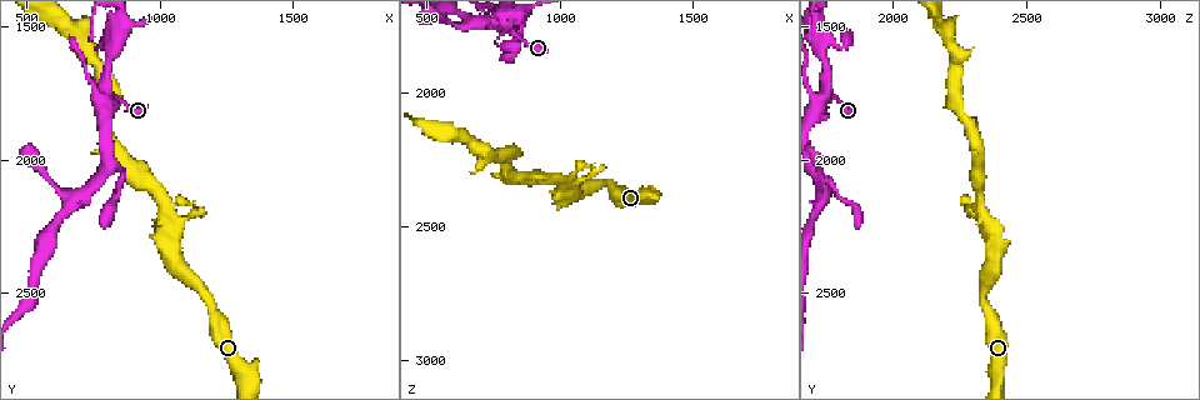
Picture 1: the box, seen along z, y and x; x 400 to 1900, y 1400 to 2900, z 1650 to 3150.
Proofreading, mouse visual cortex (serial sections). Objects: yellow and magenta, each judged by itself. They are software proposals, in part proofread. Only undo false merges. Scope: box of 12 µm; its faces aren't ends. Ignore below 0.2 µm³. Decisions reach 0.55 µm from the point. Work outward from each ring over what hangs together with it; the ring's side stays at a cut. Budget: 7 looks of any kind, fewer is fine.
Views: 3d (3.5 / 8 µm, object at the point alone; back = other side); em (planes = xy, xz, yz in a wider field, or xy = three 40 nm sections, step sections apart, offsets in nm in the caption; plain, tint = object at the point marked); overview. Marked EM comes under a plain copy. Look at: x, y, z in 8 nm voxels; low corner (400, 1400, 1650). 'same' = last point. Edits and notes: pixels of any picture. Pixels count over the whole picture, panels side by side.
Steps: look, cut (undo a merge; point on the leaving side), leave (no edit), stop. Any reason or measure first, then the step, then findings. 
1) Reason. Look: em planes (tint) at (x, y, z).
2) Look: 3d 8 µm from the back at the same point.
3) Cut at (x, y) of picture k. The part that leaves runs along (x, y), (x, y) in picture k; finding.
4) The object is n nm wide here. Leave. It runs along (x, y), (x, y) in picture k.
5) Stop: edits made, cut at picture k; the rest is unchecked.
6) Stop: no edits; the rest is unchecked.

Narrows sharply. Look: 3d 3.5 µm at (1170, 2500, 2330).

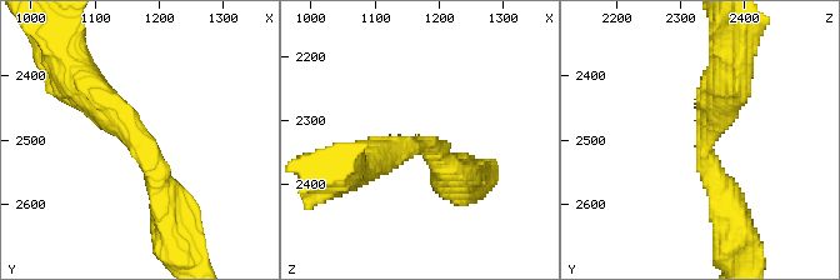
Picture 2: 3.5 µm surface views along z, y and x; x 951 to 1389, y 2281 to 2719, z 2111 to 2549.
The arms are 400, 400 nm wide; shape alone is not enough. Look: em xy step 2 (tint) at (1170, 2510, 2335).

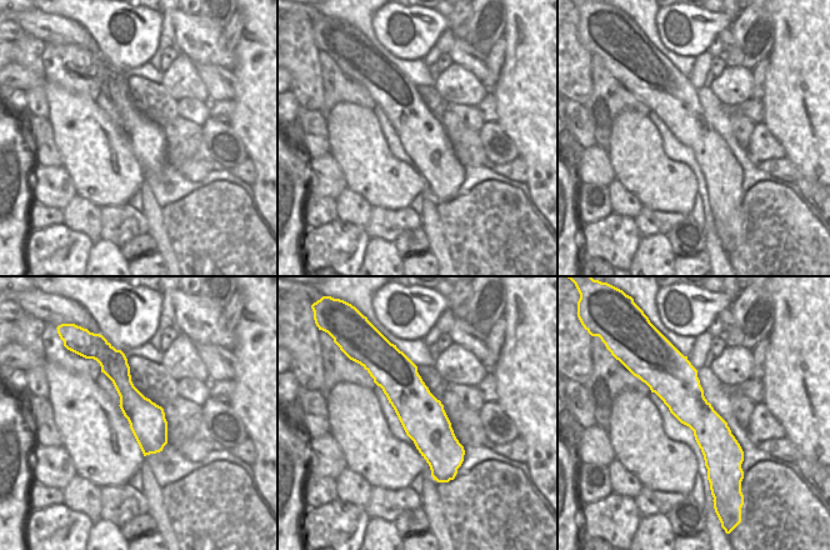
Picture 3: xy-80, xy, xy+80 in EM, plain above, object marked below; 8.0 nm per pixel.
Look: em xy step 5 (tint) at the same point.

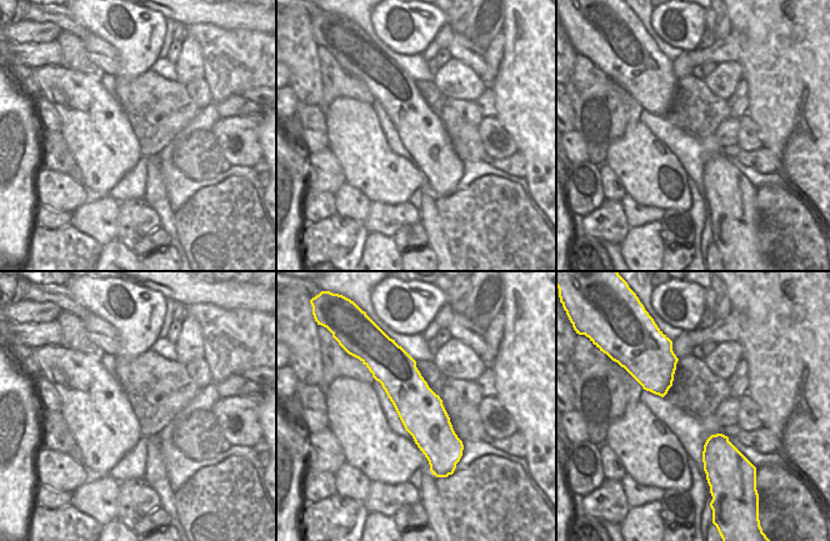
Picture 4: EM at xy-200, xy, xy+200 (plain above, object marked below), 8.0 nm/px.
The object is 360 nm wide here. Leave. It runs along (168, 213), (129, 121), (86, 83) in picture 2; continuous, no second cell.

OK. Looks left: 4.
Look: 3d 3.5 µm at (790, 1750, 1760).

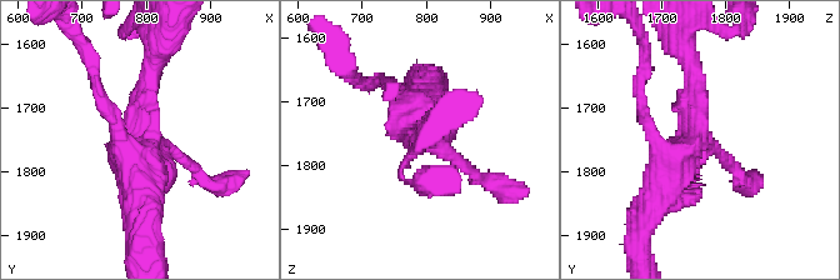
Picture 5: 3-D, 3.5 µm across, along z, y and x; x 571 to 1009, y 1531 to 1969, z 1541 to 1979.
Shape alone is not enough. Look: em xy step 5 (tint) at (800, 1745, 1760).

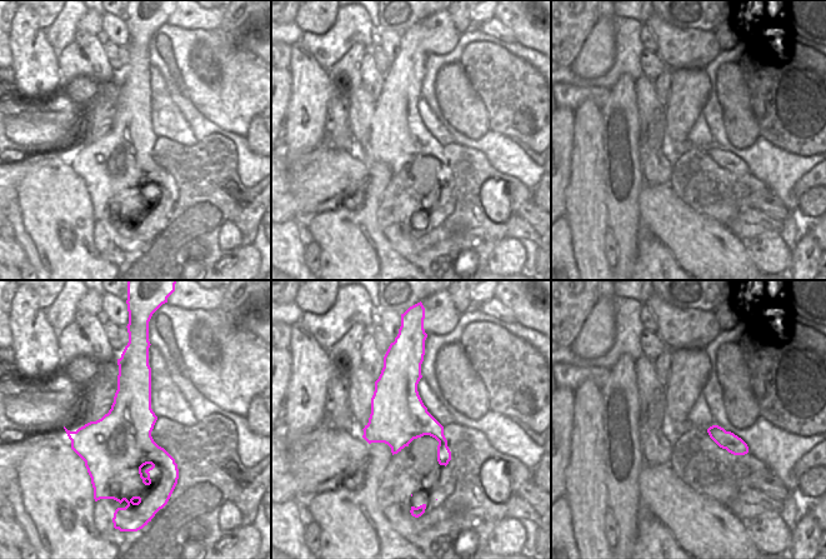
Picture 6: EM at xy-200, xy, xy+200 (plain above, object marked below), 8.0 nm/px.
Cut it another way. Look: em planes (tint) at the same point.

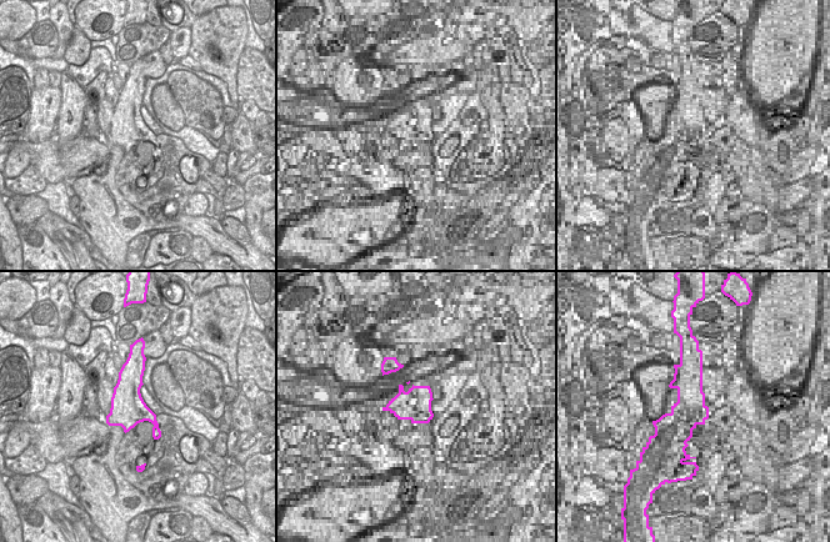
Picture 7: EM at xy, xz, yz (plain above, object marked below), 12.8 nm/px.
Leave. It runs along (486, 180), (421, 135), (425, 90) in picture 5; continuous, no second cell.

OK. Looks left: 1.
Stop: no edits; the rest is unchecked.

